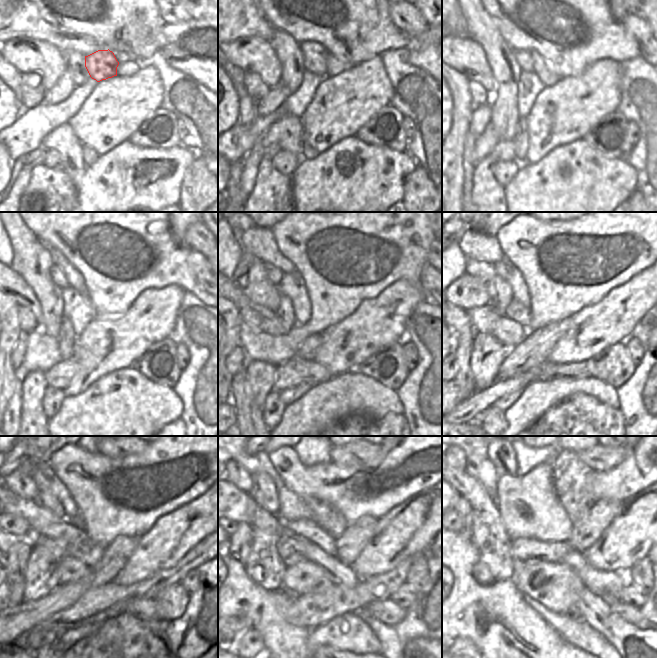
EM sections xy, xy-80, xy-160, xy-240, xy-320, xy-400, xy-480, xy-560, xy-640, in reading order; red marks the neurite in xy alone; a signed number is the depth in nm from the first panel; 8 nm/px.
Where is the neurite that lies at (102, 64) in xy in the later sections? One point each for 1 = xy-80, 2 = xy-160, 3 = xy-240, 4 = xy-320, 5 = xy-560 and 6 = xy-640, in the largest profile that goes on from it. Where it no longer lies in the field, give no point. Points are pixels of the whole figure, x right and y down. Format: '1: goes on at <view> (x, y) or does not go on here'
1: goes on at xy-80 (314, 55)
2: goes on at xy-160 (523, 58)
3: goes on at xy-240 (57, 275)
4: goes on at xy-320 (274, 274)
5: goes on at xy-560 (238, 476)
6: goes on at xy-640 (462, 462)

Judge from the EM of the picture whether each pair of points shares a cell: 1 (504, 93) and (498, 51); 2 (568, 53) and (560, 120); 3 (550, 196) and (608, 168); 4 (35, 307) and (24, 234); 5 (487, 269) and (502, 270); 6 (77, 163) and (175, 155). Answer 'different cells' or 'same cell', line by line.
1: same cell
2: different cells
3: same cell
4: different cells
5: different cells
6: different cells

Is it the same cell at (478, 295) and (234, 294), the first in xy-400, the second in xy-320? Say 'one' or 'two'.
two

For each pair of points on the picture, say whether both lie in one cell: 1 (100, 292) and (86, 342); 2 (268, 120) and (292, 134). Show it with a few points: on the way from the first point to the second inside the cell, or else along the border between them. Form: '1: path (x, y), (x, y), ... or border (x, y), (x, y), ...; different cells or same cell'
1: border (121, 314), (100, 315), (95, 318); different cells
2: border (295, 115), (284, 115), (274, 122), (261, 136); different cells

